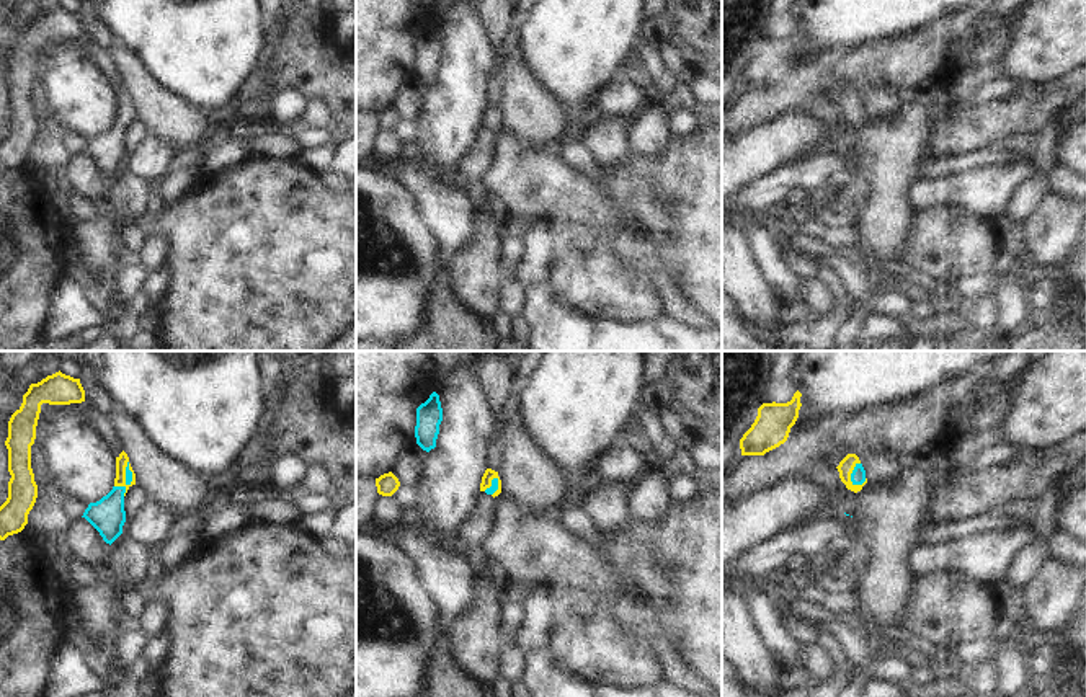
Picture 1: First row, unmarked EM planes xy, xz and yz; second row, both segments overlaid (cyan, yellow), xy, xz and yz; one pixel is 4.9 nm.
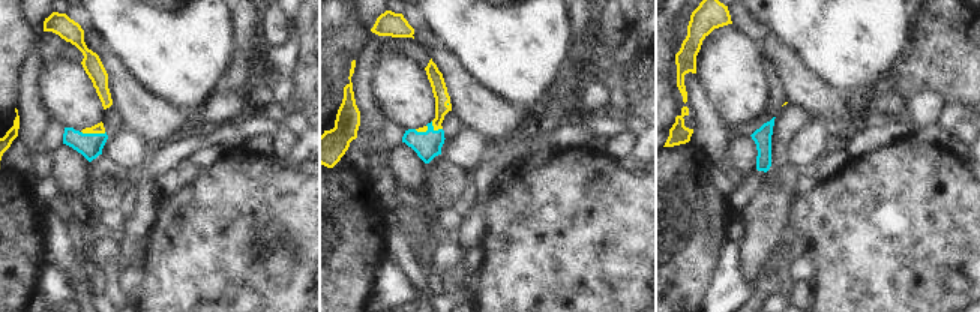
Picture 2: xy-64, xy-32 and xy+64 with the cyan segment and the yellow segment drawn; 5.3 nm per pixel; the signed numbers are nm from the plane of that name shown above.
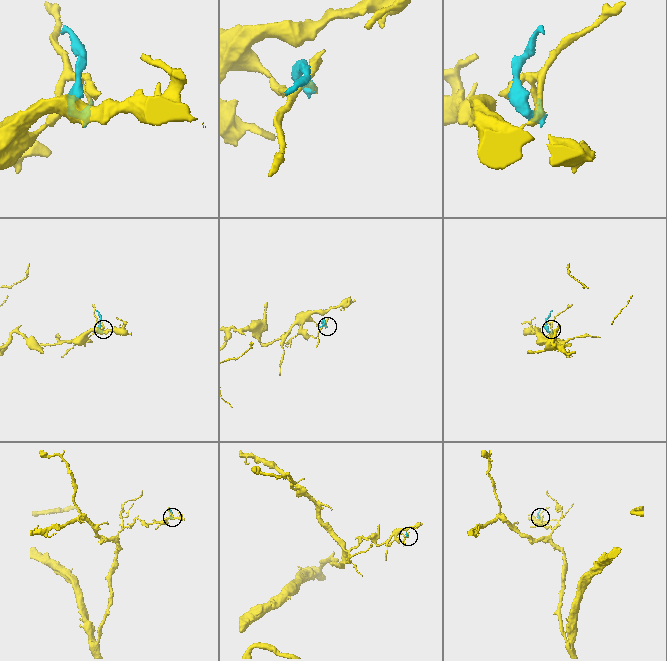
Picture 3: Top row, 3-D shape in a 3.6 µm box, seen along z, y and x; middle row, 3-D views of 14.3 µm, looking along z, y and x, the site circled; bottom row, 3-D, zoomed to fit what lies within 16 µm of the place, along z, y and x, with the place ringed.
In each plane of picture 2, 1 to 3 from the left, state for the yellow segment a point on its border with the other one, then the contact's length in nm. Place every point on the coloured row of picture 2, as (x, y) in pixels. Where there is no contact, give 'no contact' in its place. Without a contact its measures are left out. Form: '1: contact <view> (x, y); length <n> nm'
1: contact xy-64 (93, 134); length 140 nm
2: contact xy-32 (435, 131); length 80 nm
3: no contact

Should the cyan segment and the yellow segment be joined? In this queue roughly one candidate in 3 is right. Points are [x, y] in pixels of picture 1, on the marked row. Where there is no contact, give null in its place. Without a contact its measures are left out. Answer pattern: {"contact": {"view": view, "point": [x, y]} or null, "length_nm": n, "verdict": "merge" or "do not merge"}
{"contact": {"view": "yz", "point": [851, 474]}, "length_nm": 120, "verdict": "merge"}

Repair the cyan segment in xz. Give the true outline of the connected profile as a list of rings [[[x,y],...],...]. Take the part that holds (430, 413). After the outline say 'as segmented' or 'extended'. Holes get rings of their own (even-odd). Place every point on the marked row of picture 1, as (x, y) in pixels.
[[[433,392],[430,398],[416,408],[415,437],[423,451],[430,452],[436,447],[441,421],[443,408],[439,395]]]; as segmented

